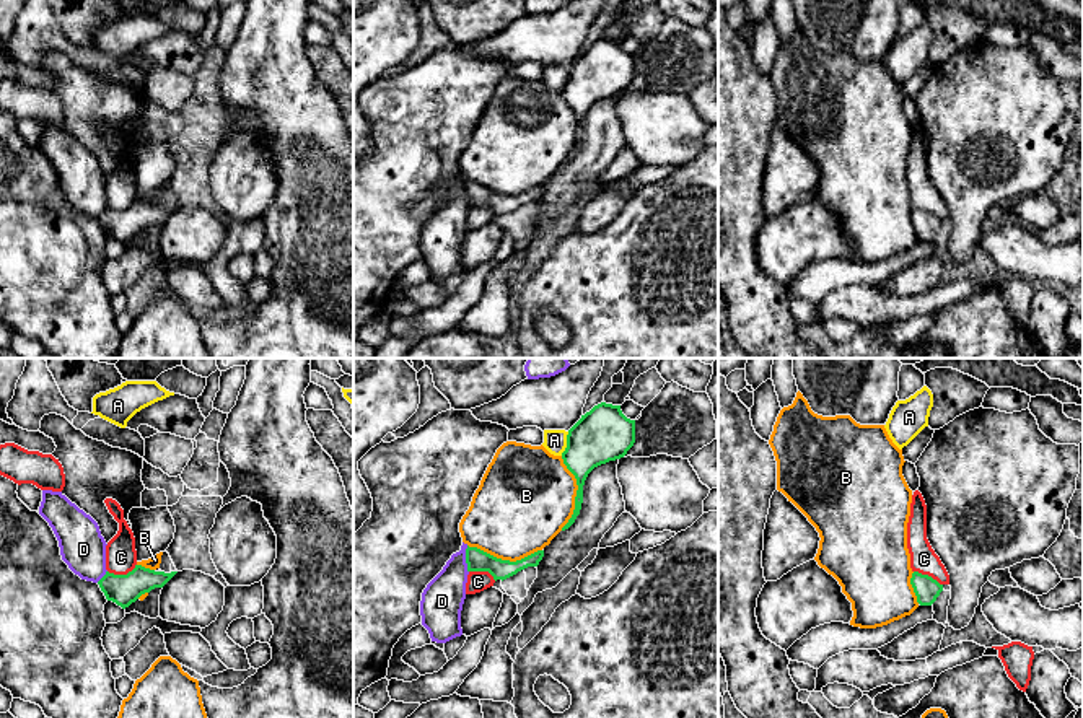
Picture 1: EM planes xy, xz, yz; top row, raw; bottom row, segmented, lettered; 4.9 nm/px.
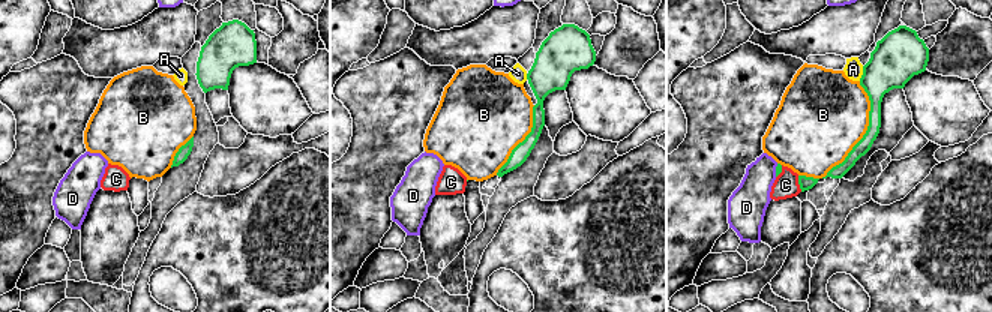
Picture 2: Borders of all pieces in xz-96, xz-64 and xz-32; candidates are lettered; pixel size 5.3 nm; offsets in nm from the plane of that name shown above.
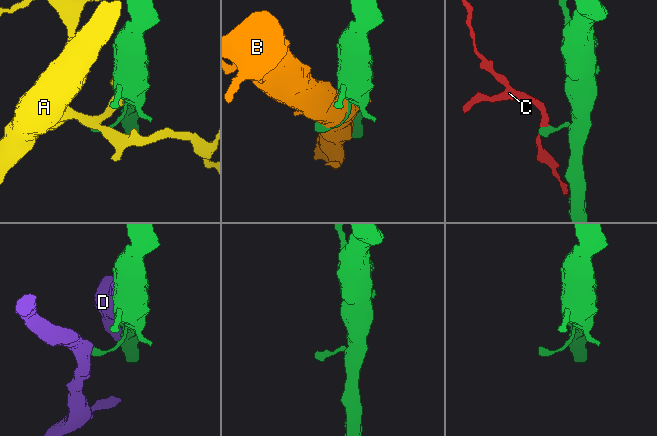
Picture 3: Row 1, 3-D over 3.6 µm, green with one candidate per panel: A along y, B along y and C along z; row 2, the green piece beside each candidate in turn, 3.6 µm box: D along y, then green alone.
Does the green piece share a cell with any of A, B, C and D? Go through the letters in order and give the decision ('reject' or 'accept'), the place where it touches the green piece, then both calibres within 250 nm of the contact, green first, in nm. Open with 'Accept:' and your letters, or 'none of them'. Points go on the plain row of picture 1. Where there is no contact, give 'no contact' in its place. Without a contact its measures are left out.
Accept: none of them
A: reject; contact xz (567, 78); calibres 280 and 110 nm
B: reject; contact xz (577, 129); calibres 220 and 480 nm
C: reject; contact xy (122, 210); calibres 150 and 160 nm
D: reject; contact xz (466, 194); calibres 110 and 200 nm

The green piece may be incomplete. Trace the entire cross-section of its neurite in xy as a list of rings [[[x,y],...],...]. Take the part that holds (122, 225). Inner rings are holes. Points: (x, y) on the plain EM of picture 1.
[[[135,200],[127,210],[106,210],[98,217],[107,236],[116,238],[122,244],[135,238],[142,230],[155,223],[163,223],[178,207],[164,208]]]

